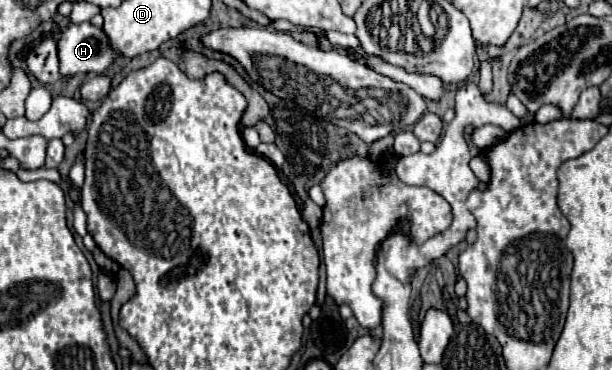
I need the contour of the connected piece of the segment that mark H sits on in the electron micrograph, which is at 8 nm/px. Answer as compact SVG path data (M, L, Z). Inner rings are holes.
M92 23L68 25L58 37L58 57L62 77L78 73L104 73L118 57L106 33Z

